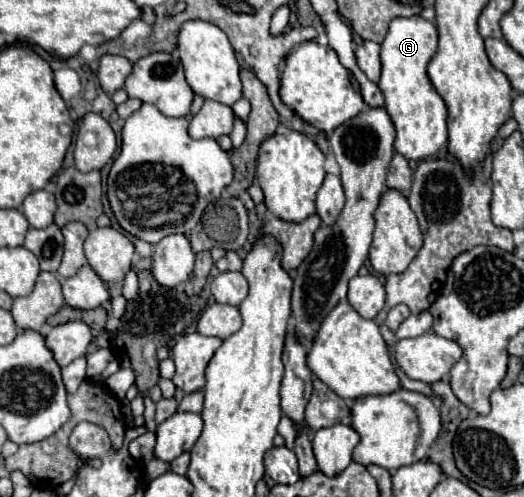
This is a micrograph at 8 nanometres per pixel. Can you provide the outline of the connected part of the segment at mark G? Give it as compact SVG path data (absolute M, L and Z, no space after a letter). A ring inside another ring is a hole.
M411 16L395 18L381 44L381 80L379 90L385 98L385 110L395 126L395 150L407 160L425 160L447 144L447 108L427 76L427 64L437 52L437 28L433 22Z

